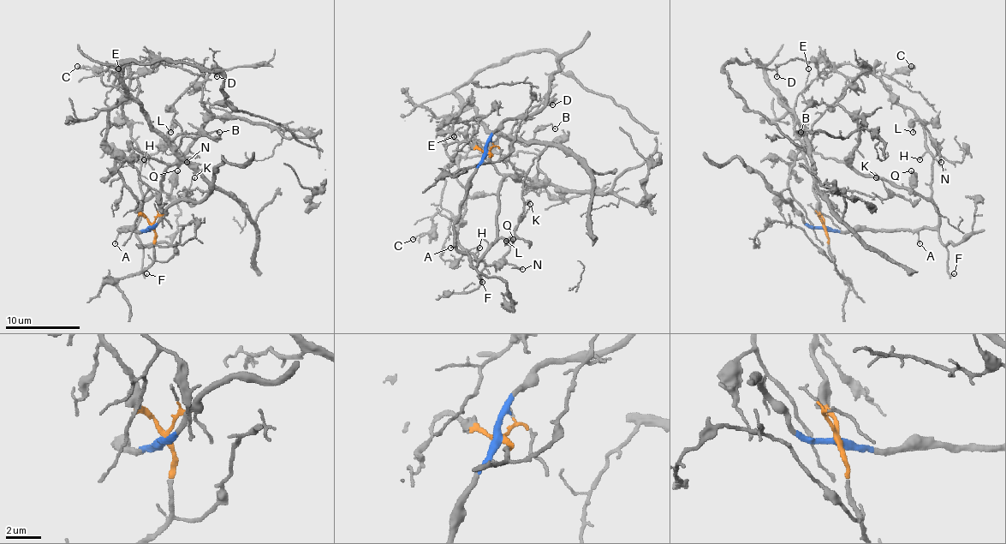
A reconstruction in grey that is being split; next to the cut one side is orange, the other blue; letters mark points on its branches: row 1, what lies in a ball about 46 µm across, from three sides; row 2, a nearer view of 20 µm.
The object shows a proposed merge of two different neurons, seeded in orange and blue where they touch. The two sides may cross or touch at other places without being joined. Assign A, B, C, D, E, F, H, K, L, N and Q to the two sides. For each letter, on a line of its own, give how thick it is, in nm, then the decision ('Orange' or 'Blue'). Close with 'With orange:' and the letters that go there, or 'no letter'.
A: Thickness 110 nm. Blue
B: Thickness 100 nm. Orange
C: Thickness 140 nm. Blue
D: Thickness 110 nm. Orange
E: Thickness 100 nm. Orange
F: Thickness 190 nm. Blue
H: Thickness 150 nm. Blue
K: Thickness 130 nm. Orange
L: Thickness 150 nm. Blue
N: Thickness 120 nm. Blue
Q: Thickness 360 nm. Blue
With orange: B, D, E, K

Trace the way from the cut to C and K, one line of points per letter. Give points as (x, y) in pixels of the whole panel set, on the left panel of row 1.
C: (151, 226), (120, 230), (137, 224), (142, 152), (122, 110), (122, 93), (77, 65)
K: (151, 226), (107, 144), (109, 112), (127, 98), (137, 103), (210, 188), (189, 190), (187, 198), (194, 177)

